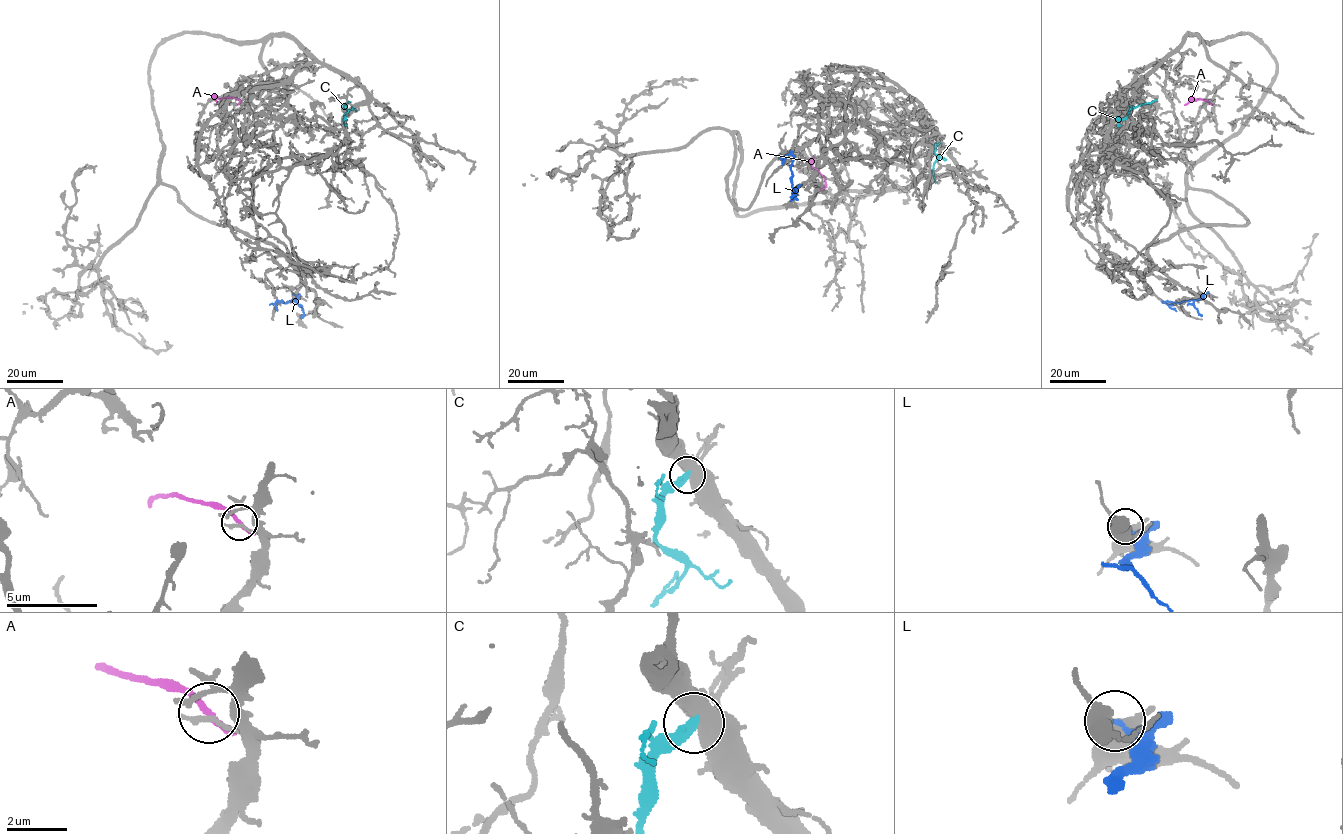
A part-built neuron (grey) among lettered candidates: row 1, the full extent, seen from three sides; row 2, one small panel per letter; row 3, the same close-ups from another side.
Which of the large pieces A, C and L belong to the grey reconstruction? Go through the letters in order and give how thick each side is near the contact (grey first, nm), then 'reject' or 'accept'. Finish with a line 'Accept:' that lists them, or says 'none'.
A: calibres 180 and 190 nm; reject
C: calibres 600 and 400 nm; reject
L: calibres 380 and 190 nm; reject
Accept: none

